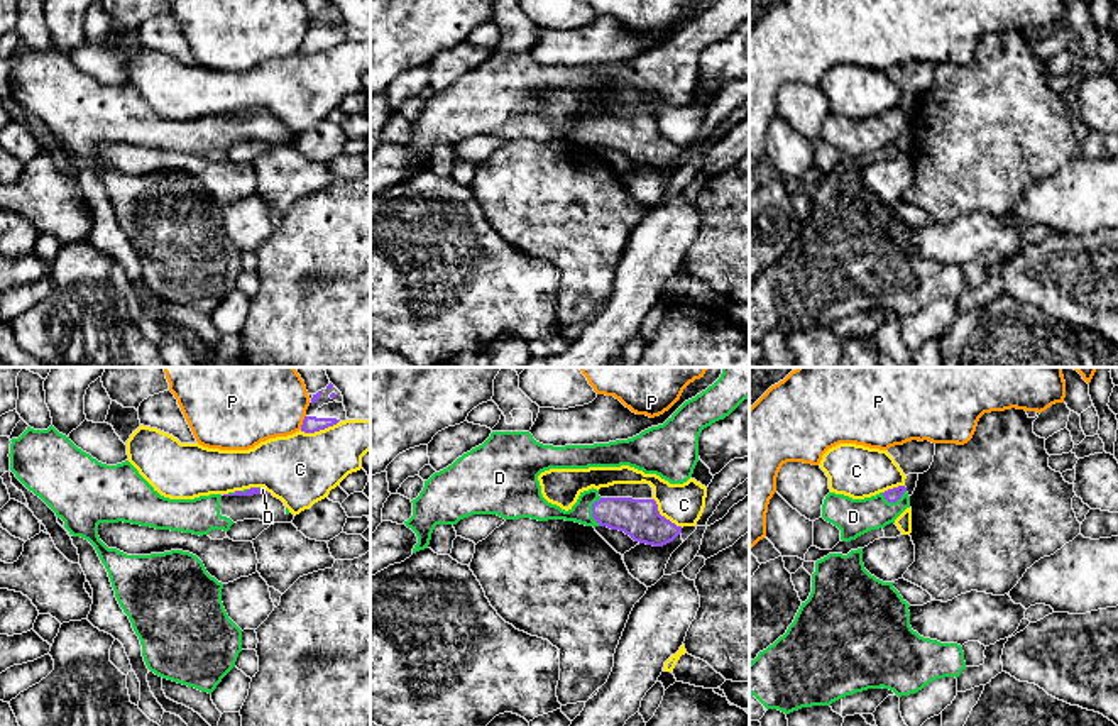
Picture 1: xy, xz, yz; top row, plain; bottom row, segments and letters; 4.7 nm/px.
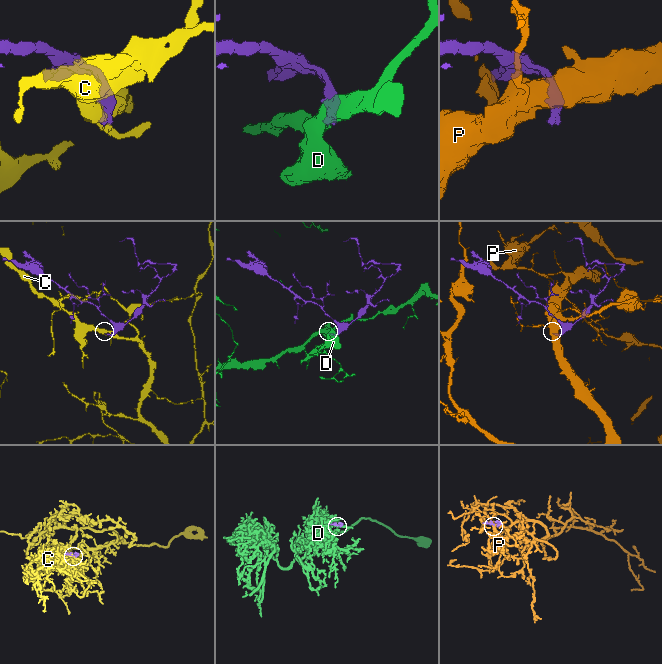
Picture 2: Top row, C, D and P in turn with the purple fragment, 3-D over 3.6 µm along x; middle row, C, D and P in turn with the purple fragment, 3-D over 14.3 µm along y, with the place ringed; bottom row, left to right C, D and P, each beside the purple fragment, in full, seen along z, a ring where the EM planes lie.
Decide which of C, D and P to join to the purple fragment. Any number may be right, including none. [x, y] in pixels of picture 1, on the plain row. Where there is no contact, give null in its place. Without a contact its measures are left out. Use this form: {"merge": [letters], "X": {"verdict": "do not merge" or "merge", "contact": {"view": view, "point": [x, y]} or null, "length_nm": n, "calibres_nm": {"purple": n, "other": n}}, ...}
{"merge": ["D"], "C": {"verdict": "do not merge", "contact": {"view": "xy", "point": [318, 51]}, "length_nm": 190, "calibres_nm": {"purple": 80, "other": 340}}, "D": {"verdict": "merge", "contact": {"view": "xz", "point": [592, 132]}, "length_nm": 140, "calibres_nm": {"purple": 190, "other": 100}}, "P": {"verdict": "do not merge", "contact": {"view": "xy", "point": [303, 43]}, "length_nm": 80, "calibres_nm": {"purple": 80, "other": 300}}}

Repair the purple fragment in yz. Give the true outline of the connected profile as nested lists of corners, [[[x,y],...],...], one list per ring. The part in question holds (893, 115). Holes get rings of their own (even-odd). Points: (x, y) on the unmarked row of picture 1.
[[[905,107],[864,120],[829,113],[822,125],[822,139],[841,151],[842,162],[851,162],[895,144],[907,129],[910,117]]]

